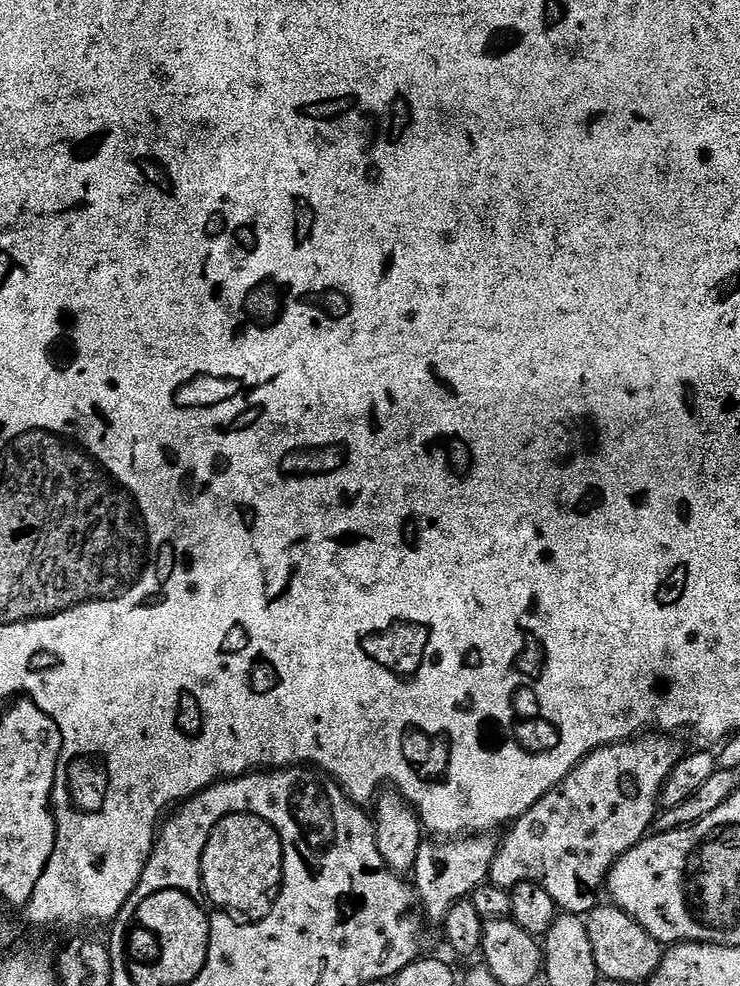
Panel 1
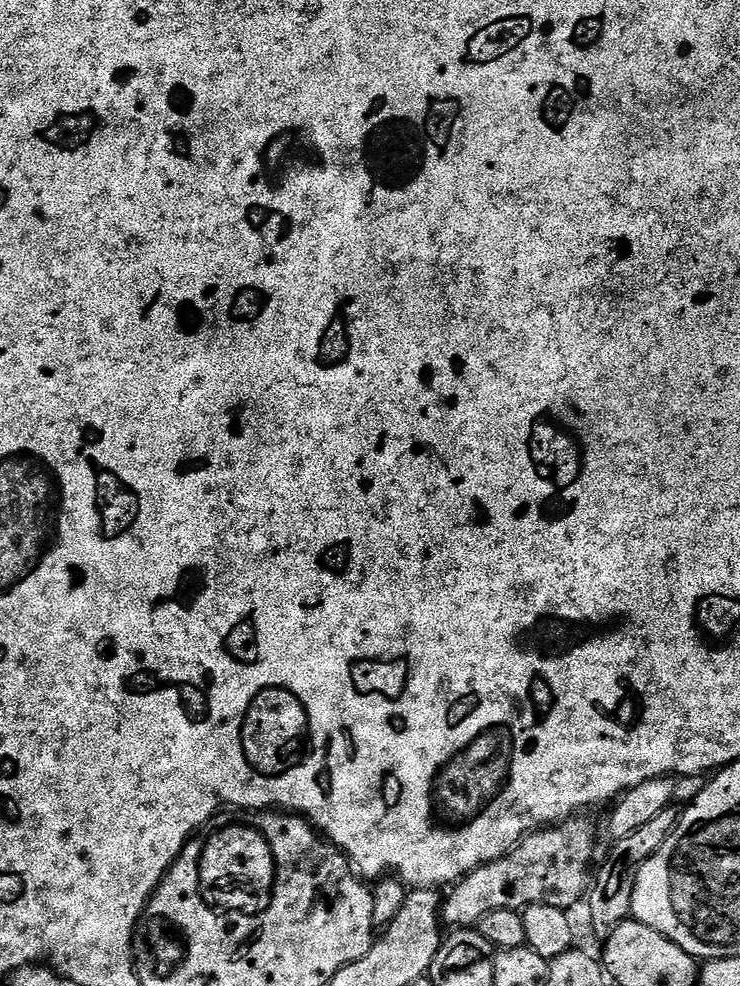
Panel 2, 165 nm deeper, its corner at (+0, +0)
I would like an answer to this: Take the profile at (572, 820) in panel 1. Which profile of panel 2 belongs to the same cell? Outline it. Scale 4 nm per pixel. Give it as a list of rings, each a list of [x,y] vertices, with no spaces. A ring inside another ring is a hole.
[[[569,818],[531,832],[524,837],[508,855],[484,864],[481,868],[475,868],[469,872],[463,880],[451,885],[449,896],[445,895],[442,900],[442,920],[445,925],[453,924],[456,930],[465,926],[479,925],[480,920],[486,918],[496,910],[514,910],[520,912],[529,908],[531,904],[545,904],[555,908],[572,910],[576,903],[585,899],[589,891],[588,871],[592,868],[592,851],[596,848],[596,832],[588,820],[581,818]]]

